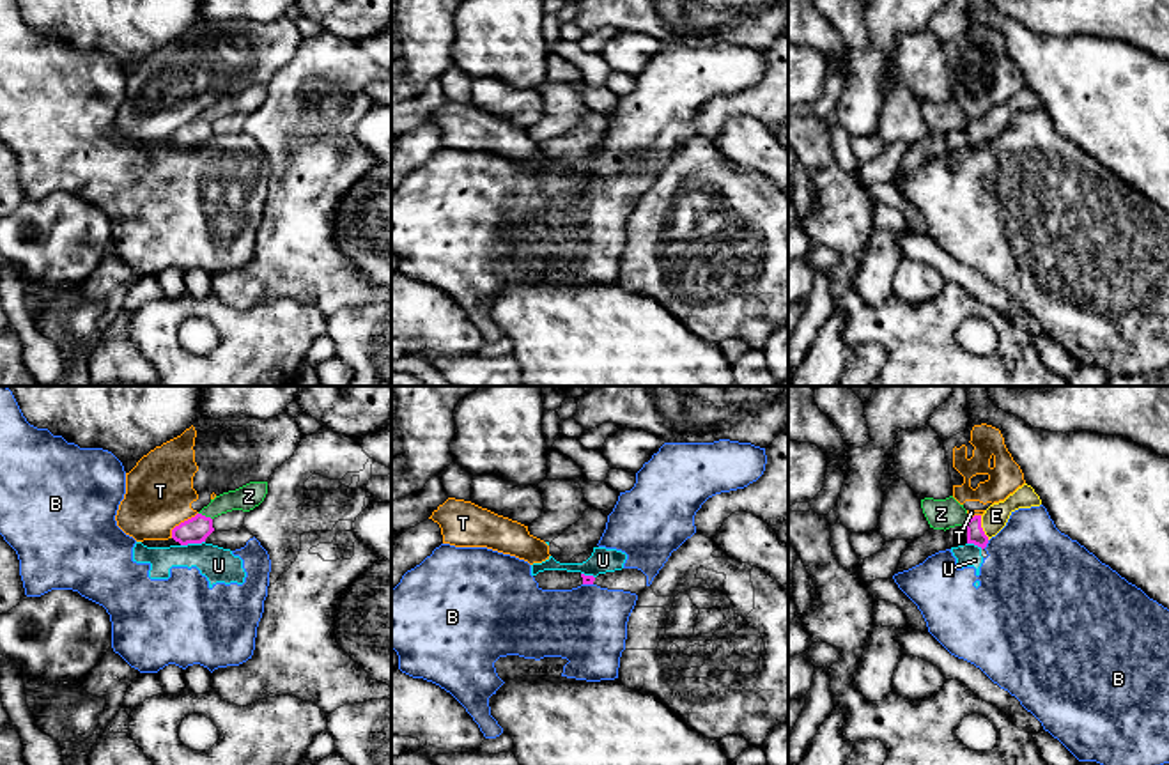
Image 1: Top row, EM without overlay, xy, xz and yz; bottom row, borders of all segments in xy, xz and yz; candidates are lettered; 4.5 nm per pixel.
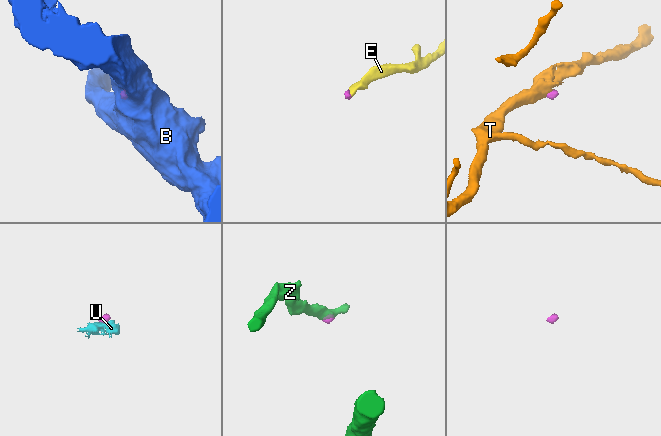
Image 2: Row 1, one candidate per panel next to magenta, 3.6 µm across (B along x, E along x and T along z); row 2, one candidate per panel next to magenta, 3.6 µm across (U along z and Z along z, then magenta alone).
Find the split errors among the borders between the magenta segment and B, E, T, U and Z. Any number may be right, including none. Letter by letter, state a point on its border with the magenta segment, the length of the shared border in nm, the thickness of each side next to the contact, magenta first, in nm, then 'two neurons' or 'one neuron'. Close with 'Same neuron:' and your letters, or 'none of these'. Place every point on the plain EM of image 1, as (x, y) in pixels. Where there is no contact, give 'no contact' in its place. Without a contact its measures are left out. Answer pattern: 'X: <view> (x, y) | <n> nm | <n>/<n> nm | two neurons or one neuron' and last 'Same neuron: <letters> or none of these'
B: yz (987, 146) | 50 nm | 80/440 nm | two neurons
E: yz (982, 131) | 120 nm | 80/110 nm | one neuron
T: xy (181, 126) | 170 nm | 120/300 nm | two neurons
U: xy (192, 146) | 110 nm | 120/160 nm | two neurons
Z: xy (204, 119) | 70 nm | 120/120 nm | two neurons
Same neuron: E

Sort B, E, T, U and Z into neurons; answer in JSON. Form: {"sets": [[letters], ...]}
{"sets": [["B", "U"], ["E"], ["T"], ["Z"]]}

